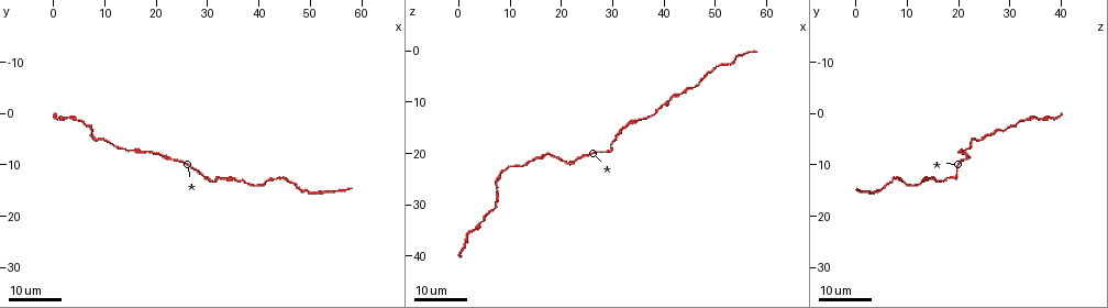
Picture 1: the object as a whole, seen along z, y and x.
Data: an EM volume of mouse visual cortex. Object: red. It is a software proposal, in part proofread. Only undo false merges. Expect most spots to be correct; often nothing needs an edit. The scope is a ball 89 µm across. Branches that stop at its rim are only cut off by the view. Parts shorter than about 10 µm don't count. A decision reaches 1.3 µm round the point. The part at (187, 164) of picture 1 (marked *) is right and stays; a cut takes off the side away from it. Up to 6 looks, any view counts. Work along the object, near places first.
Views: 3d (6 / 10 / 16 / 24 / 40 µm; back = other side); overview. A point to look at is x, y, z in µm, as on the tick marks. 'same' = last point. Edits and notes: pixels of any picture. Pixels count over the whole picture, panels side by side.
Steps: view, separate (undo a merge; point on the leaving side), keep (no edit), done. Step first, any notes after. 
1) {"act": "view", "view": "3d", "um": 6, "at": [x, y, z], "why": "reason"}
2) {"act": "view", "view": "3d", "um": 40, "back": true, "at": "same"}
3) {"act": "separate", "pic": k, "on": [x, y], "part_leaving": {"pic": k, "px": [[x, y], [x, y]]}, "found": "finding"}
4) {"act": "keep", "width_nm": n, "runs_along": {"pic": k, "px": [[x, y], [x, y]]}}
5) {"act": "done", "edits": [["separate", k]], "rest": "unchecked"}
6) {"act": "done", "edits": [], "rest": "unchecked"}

{"act": "view", "view": "3d", "um": 24, "at": [5.5, 1.0, 33.0], "why": "sudden change in width"}

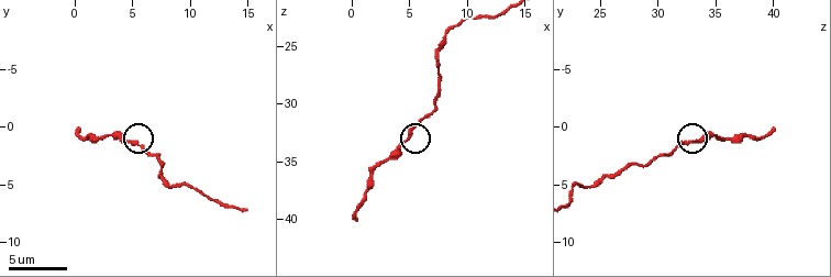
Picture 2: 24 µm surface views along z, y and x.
{"act": "view", "view": "3d", "um": 10, "at": [4.8, 1.2, 33.2], "why": "zoom in"}

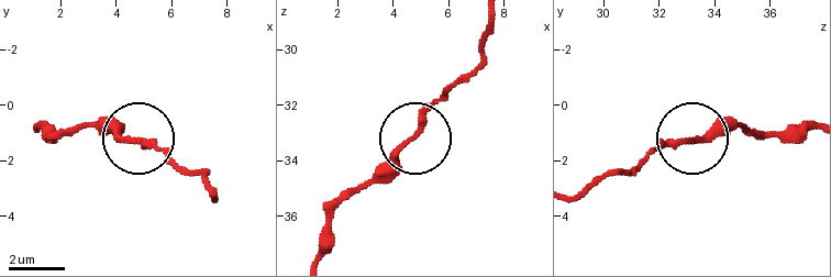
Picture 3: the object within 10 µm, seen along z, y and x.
{"act": "view", "view": "3d", "um": 10, "back": true, "at": [4.9, 1.3, 33.0]}

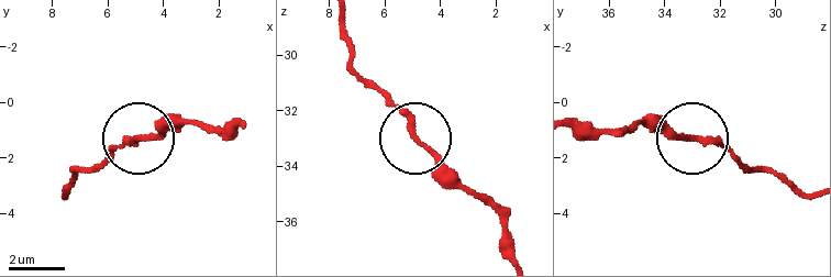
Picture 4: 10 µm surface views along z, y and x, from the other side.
{"act": "keep", "runs_along": {"pic": 4, "px": [[61, 195], [77, 173], [118, 147], [186, 125]]}, "found": "all the same neuron"}

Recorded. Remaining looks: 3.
{"act": "view", "view": "3d", "um": 10, "at": [7.4, 4.0, 26.0], "why": "sudden change in width"}

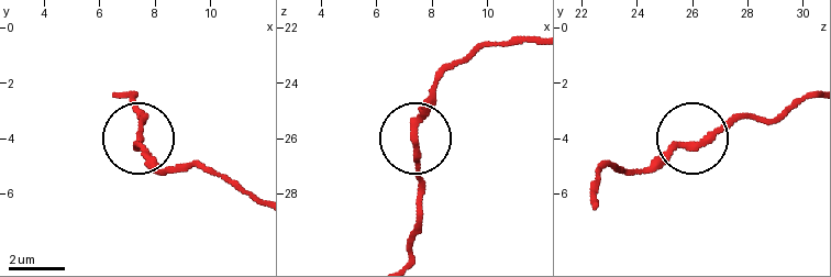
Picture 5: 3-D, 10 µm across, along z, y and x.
{"act": "view", "view": "3d", "um": 6, "at": [7.4, 4.3, 26.0]}

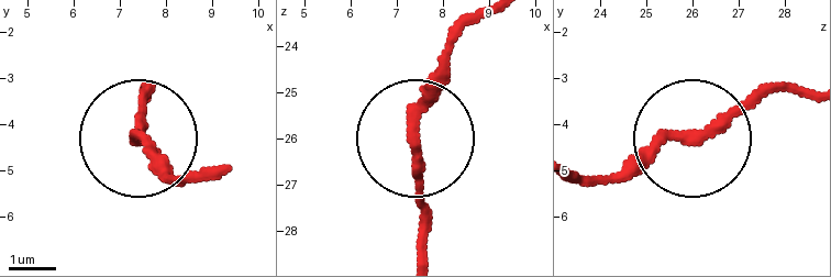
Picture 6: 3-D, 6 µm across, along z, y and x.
{"act": "keep", "width_nm": 220, "runs_along": {"pic": 6, "px": [[475, 25], [417, 131], [417, 234]]}, "found": "one neuron here"}

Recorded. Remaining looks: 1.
{"act": "done", "edits": [], "rest": "unchecked"}

